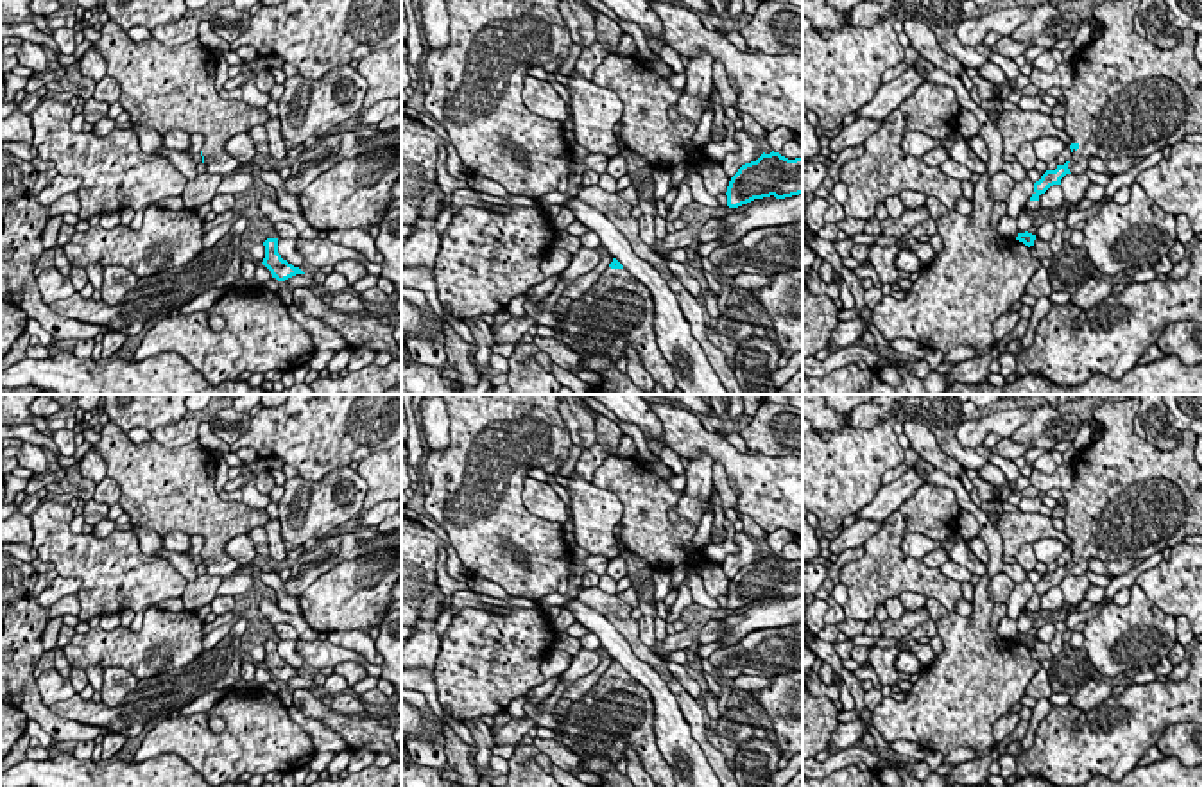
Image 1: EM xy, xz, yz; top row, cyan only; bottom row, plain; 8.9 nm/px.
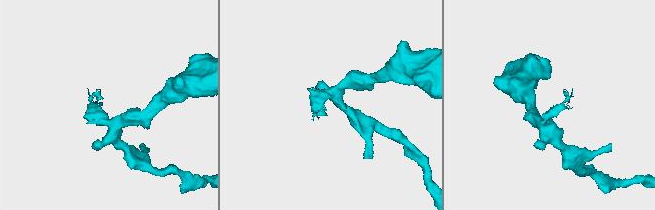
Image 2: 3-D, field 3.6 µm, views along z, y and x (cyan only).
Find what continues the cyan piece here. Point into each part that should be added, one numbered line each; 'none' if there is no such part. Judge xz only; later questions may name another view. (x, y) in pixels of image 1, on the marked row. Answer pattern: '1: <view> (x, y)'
1: xz (619, 311)

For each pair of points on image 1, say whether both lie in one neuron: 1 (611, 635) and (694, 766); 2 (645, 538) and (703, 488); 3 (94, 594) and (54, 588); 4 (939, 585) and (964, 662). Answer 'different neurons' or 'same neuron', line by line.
1: same neuron
2: different neurons
3: different neurons
4: different neurons

